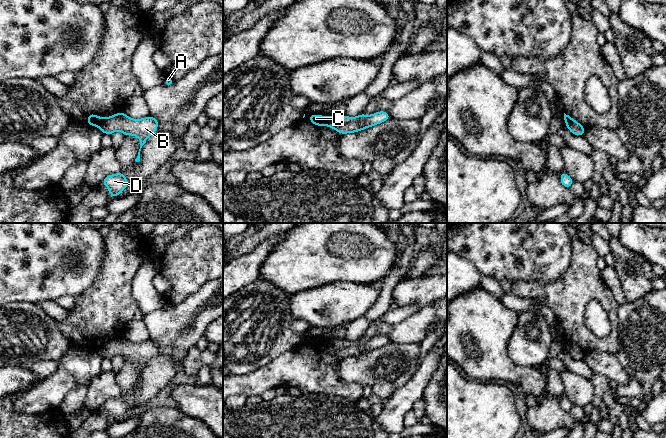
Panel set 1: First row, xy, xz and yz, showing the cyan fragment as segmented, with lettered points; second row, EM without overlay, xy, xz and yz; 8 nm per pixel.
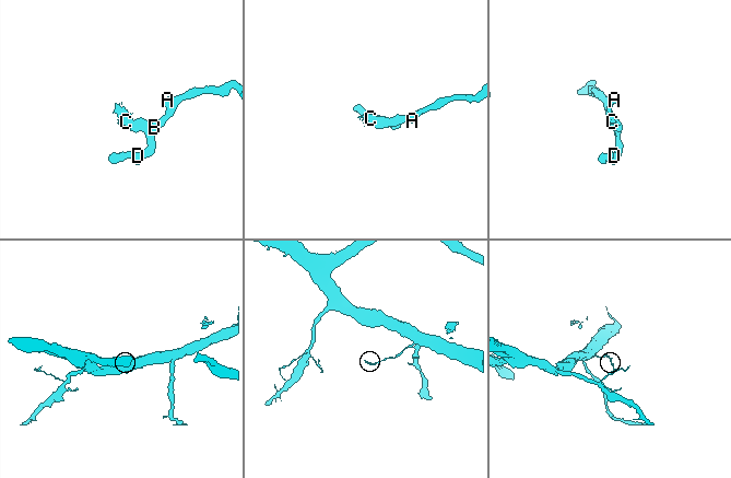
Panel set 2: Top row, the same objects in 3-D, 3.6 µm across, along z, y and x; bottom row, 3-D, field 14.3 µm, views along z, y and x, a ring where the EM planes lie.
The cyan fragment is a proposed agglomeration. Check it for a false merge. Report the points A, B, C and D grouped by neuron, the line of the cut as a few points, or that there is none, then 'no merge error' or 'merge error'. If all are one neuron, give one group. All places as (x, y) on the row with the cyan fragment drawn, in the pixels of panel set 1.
groups A B D / C; cut xy (104, 118), (98, 126); merge error

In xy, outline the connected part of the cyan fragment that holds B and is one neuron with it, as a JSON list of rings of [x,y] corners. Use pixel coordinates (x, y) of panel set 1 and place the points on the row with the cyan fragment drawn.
[[[121,111],[112,116],[104,118],[104,120],[99,126],[99,129],[102,134],[105,133],[105,134],[112,135],[114,132],[120,131],[125,136],[134,135],[136,138],[138,138],[140,140],[140,149],[135,161],[139,162],[141,148],[146,143],[148,137],[151,136],[154,132],[158,131],[158,124],[159,124],[158,120],[155,117],[152,117],[150,115],[142,119],[133,119]]]

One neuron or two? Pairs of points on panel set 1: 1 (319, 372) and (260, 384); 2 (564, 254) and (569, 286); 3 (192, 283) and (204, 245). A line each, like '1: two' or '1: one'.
1: one
2: two
3: one

